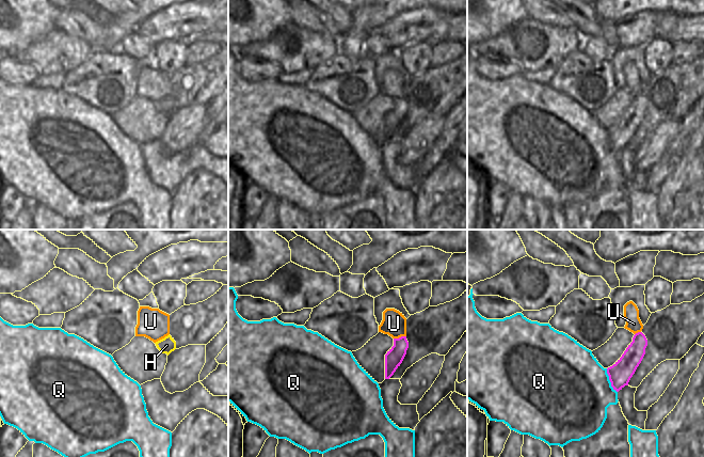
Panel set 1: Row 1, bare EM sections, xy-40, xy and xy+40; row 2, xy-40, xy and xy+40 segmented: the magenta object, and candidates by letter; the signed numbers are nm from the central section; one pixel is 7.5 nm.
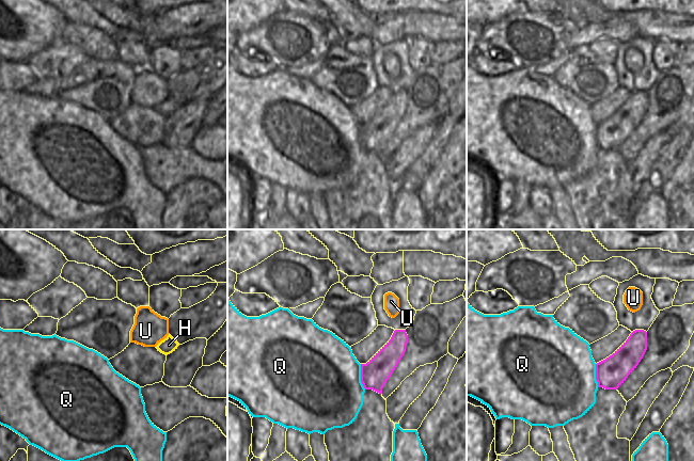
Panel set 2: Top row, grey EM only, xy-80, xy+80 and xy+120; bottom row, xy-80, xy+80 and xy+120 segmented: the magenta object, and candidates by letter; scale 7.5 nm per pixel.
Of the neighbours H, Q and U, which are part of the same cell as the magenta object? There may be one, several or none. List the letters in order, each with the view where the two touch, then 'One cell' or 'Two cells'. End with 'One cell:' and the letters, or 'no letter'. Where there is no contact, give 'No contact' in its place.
H: No contact. One cell
Q: Touches magenta in xy+40. Two cells
U: Touches magenta in xy. Two cells
One cell: H.

